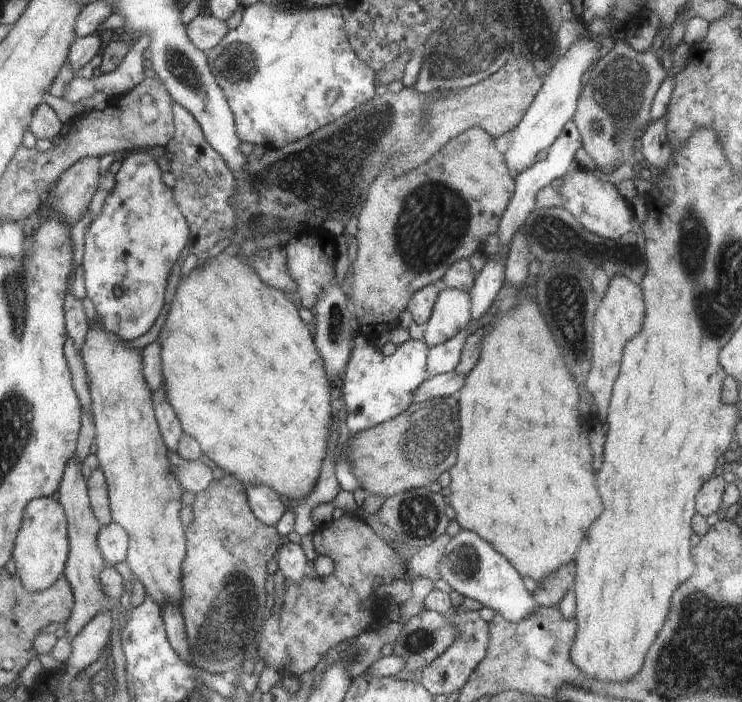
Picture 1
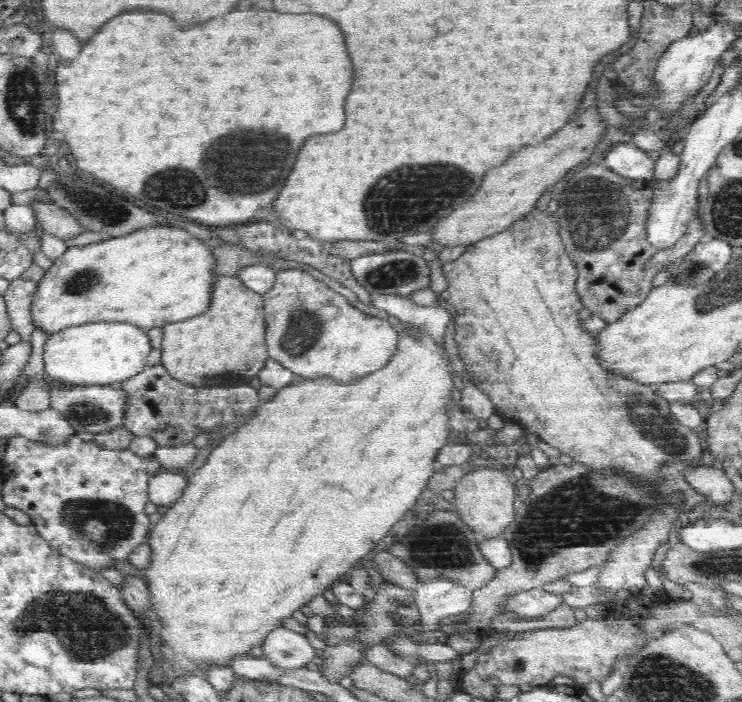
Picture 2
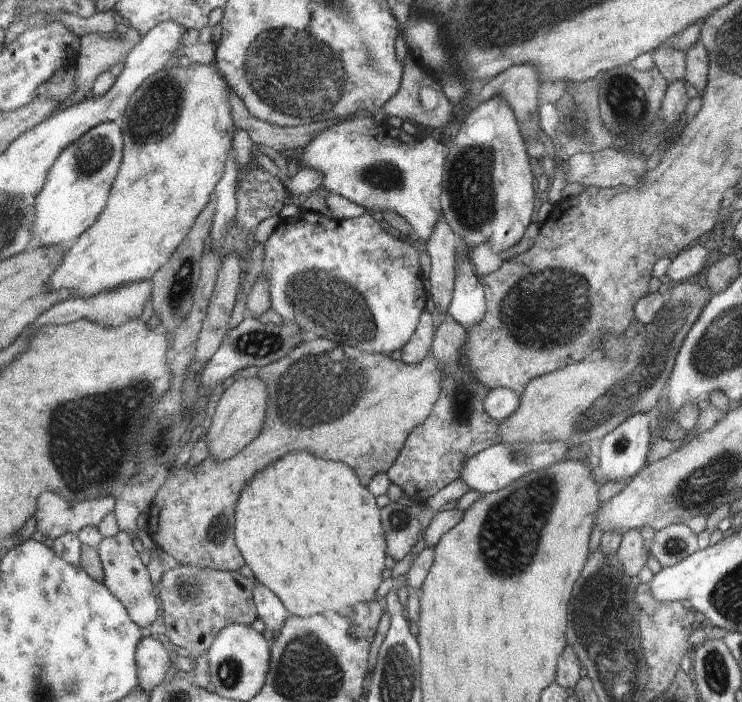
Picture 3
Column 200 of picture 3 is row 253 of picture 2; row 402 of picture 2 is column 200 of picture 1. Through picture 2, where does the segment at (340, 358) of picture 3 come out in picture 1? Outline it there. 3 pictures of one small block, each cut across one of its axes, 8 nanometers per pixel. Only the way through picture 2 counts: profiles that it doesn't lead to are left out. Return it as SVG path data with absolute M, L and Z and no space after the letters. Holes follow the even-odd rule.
M217 473L215 482L204 492L196 494L192 508L193 522L186 529L189 552L184 561L184 574L181 576L182 596L180 607L191 664L208 672L230 672L234 666L242 662L242 656L247 654L246 648L258 640L264 626L266 612L266 588L268 572L266 564L272 554L278 550L279 532L272 525L266 526L257 516L254 516L249 504L245 485L235 476Z

